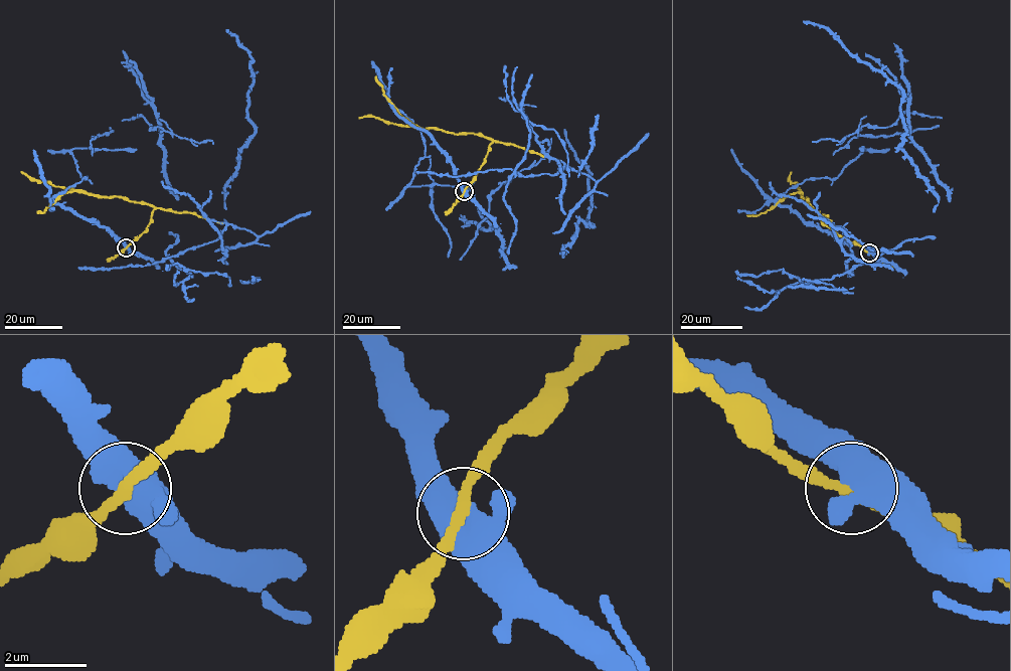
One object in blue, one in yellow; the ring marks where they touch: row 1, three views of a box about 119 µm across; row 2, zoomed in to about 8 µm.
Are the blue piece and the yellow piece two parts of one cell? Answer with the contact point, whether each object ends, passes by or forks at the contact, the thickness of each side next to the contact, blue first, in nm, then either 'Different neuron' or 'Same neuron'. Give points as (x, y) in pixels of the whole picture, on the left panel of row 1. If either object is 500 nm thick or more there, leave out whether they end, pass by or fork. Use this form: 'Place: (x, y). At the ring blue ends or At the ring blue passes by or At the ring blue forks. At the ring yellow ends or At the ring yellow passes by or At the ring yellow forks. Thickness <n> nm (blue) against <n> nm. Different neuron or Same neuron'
Place: (126, 247). At the ring blue forks. At the ring yellow passes by. Thickness 480 nm (blue) against 280 nm. Same neuron

